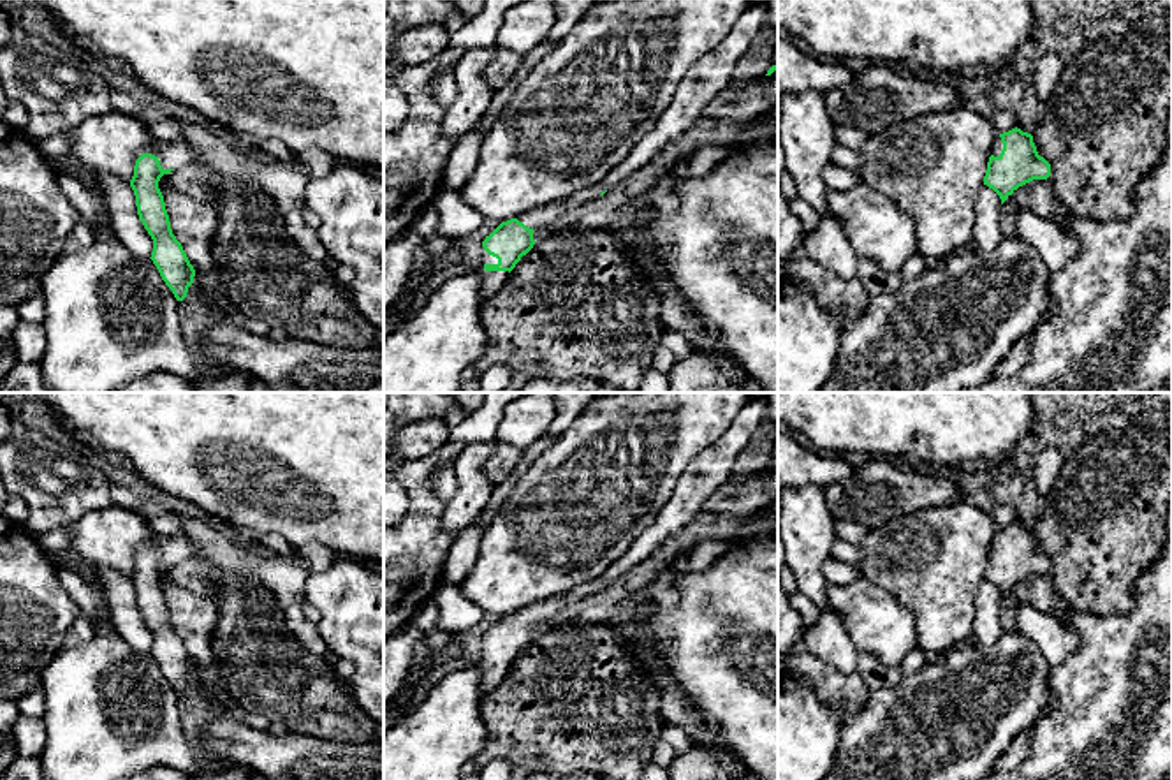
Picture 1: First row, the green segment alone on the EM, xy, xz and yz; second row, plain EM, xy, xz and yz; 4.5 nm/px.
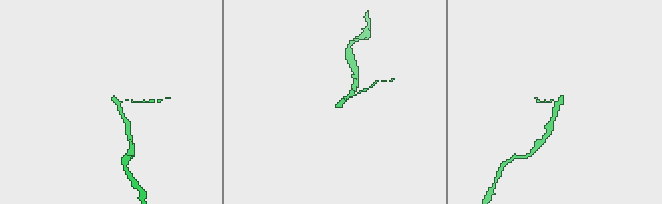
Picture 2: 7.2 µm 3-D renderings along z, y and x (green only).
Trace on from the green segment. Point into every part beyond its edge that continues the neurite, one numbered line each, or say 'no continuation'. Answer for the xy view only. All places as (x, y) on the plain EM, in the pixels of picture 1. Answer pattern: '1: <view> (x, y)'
no continuation

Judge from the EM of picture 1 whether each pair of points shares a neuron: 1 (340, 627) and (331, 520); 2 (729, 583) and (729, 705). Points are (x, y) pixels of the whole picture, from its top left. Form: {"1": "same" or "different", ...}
{"1": "different", "2": "same"}

